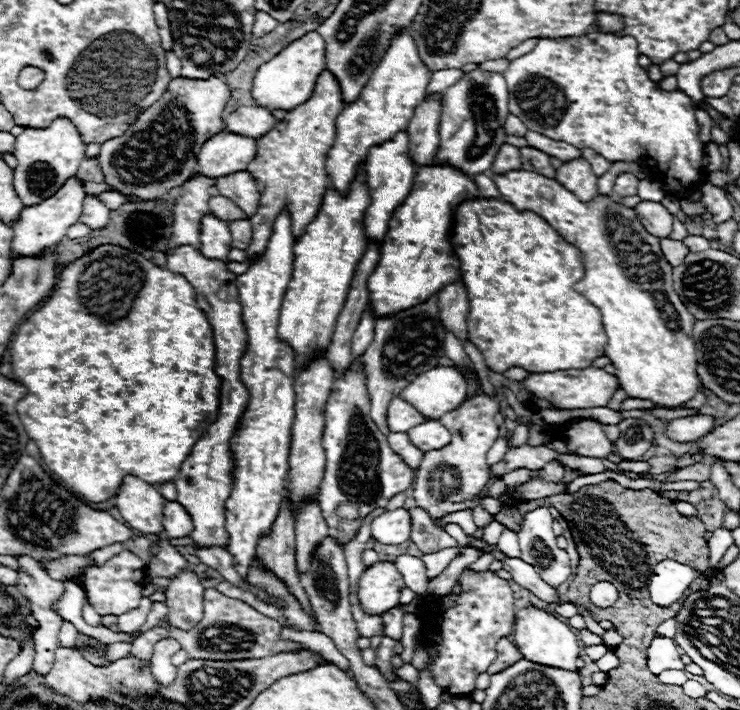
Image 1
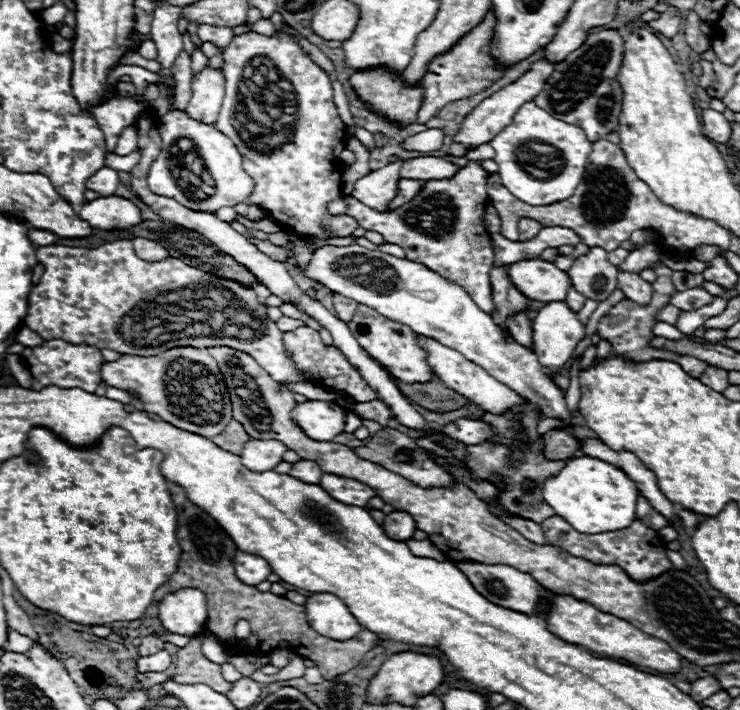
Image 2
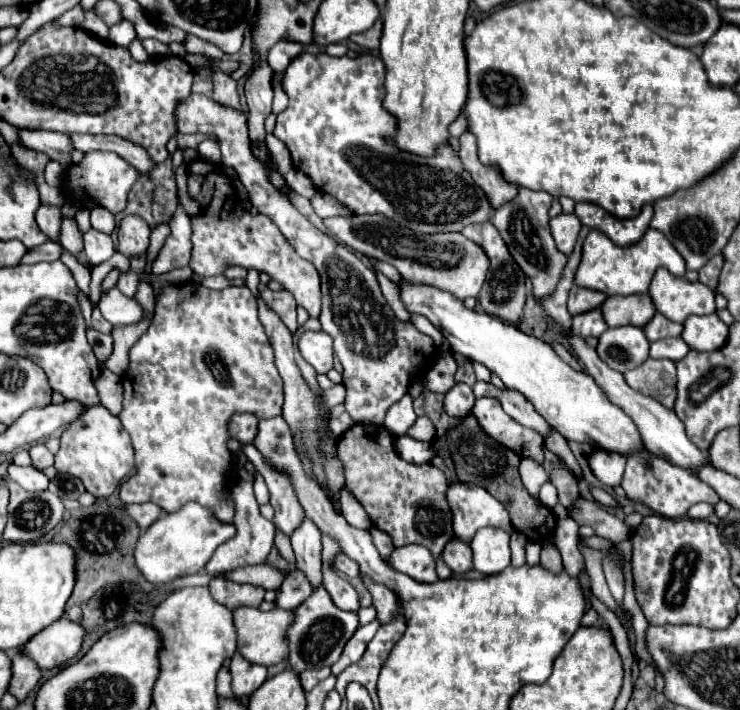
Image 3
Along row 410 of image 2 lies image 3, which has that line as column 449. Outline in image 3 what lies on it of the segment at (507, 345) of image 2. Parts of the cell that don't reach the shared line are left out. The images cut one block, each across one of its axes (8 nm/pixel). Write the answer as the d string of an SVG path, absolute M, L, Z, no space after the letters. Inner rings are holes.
M452 538L446 544L442 556L444 556L444 562L448 564L448 568L454 574L468 574L470 570L474 570L472 568L472 550L470 550L468 544L460 542L458 538Z

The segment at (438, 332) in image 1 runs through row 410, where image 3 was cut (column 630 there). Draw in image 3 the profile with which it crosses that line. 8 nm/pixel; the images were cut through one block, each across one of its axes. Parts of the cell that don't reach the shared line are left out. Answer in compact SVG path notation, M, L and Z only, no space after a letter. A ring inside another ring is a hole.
M648 358L638 368L624 374L630 388L656 398L666 408L674 406L674 386L676 386L676 366L672 360Z

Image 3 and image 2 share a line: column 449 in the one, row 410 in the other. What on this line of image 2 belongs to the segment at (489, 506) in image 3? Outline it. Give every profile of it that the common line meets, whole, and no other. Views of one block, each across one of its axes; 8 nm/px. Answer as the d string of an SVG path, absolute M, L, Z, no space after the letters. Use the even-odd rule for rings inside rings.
M416 336L420 348L426 350L428 354L428 364L432 364L432 372L444 382L448 384L448 388L460 392L462 396L466 396L468 400L474 400L476 404L480 404L482 410L488 410L488 412L504 412L504 408L510 408L512 404L520 404L520 396L510 390L506 384L498 382L496 378L492 378L484 368L480 368L478 364L466 360L460 352L452 350L452 348L446 348L442 346L440 342L432 340L432 338L426 338L426 336Z

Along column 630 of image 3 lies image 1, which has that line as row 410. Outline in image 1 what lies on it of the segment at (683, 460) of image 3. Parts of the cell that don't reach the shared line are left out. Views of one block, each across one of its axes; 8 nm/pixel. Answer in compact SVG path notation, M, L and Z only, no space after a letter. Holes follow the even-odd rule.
M402 398L392 400L388 408L388 428L390 432L408 432L410 428L424 424L428 418L424 418L412 404L404 402Z

